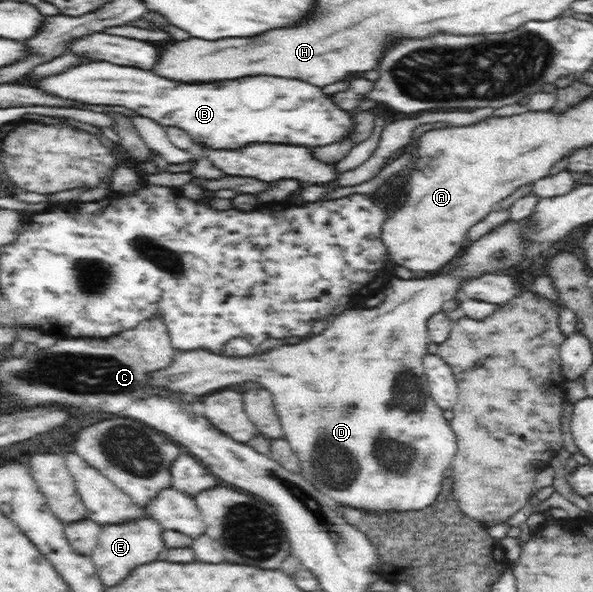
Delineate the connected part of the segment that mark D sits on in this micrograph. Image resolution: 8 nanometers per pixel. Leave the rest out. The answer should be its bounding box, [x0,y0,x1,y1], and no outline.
[145,218,530,513]

